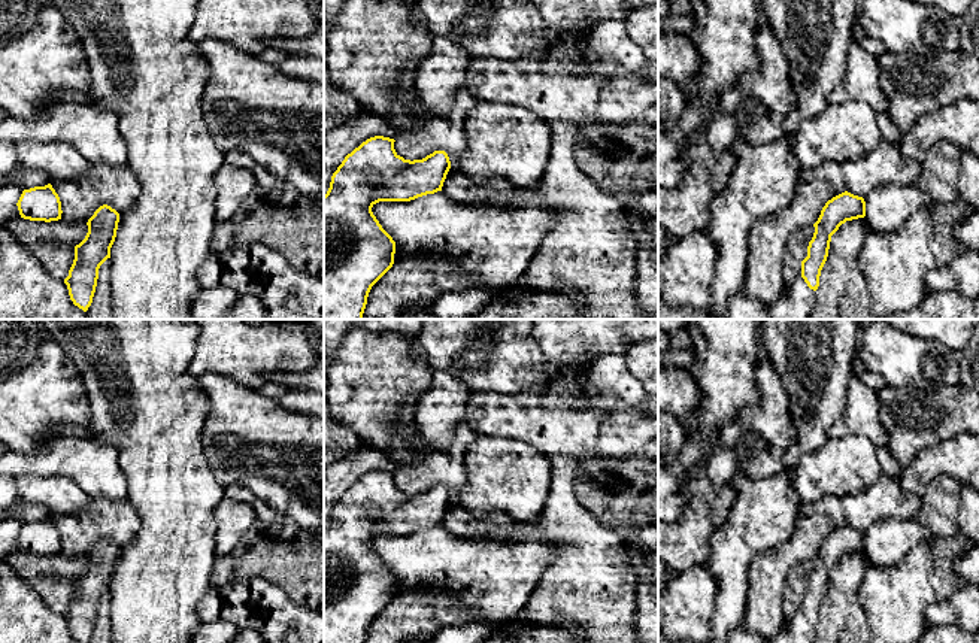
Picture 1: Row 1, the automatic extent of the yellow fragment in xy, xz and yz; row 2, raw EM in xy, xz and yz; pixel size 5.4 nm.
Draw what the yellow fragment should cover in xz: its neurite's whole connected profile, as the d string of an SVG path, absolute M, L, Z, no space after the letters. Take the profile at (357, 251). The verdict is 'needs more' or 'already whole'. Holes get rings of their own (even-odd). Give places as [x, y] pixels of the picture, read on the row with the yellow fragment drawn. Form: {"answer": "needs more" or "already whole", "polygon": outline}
{"answer": "already whole", "polygon": "M375 136L345 157L331 176L324 195L324 319L363 319L372 286L392 267L395 242L372 212L379 201L410 201L442 191L451 169L445 151L434 151L422 160L404 160L394 149L394 139Z"}

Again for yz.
{"answer": "needs more", "polygon": "M848 191L825 203L813 224L815 233L807 246L807 257L801 261L801 276L786 285L785 292L769 306L772 319L809 319L816 303L816 289L828 257L831 236L846 221L864 216L864 198Z"}

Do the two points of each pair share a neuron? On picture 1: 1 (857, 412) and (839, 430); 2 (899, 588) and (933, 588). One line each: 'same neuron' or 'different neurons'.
1: same neuron
2: same neuron

